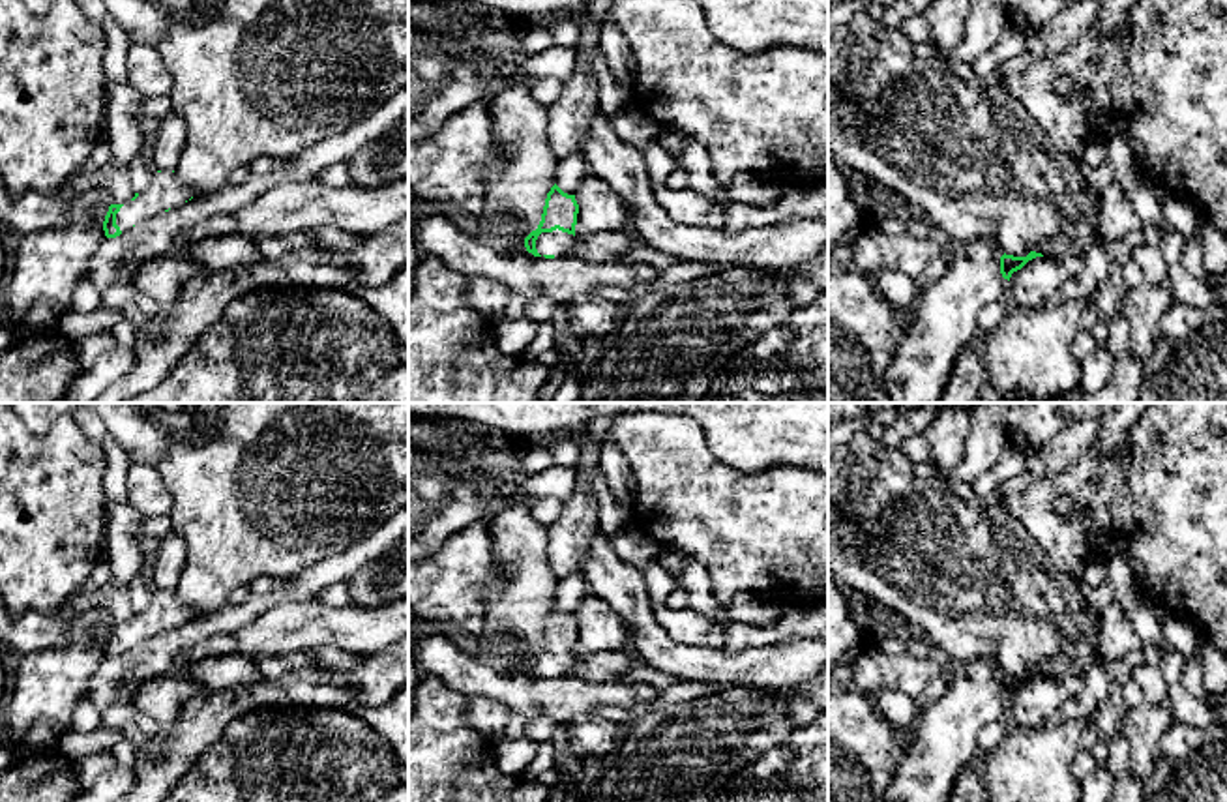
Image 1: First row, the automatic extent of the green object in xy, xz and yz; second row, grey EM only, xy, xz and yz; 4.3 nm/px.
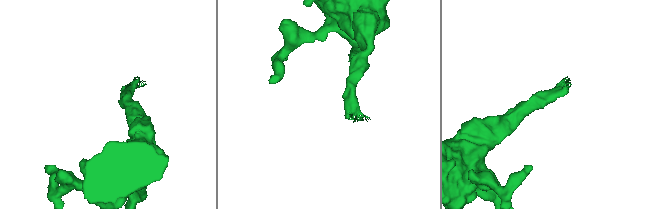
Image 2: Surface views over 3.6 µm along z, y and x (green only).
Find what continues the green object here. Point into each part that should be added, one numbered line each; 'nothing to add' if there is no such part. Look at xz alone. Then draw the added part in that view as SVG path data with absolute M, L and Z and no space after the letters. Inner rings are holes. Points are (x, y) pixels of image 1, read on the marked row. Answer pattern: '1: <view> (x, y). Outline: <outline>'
1: xz (557, 242). Outline: M553 230L553 232L541 232L536 240L538 253L543 255L554 255L554 257L571 257L569 247L577 242L577 236Z

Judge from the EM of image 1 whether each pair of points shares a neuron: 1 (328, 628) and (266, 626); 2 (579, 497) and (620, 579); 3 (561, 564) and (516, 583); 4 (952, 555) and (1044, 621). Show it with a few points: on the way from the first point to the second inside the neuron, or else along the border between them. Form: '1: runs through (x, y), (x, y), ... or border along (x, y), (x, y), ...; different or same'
1: runs through (313, 626), (281, 626); same
2: border along (600, 531), (592, 536), (581, 557), (581, 572); different
3: border along (546, 527), (547, 564), (559, 579); different
4: runs through (975, 578), (1021, 621); same

